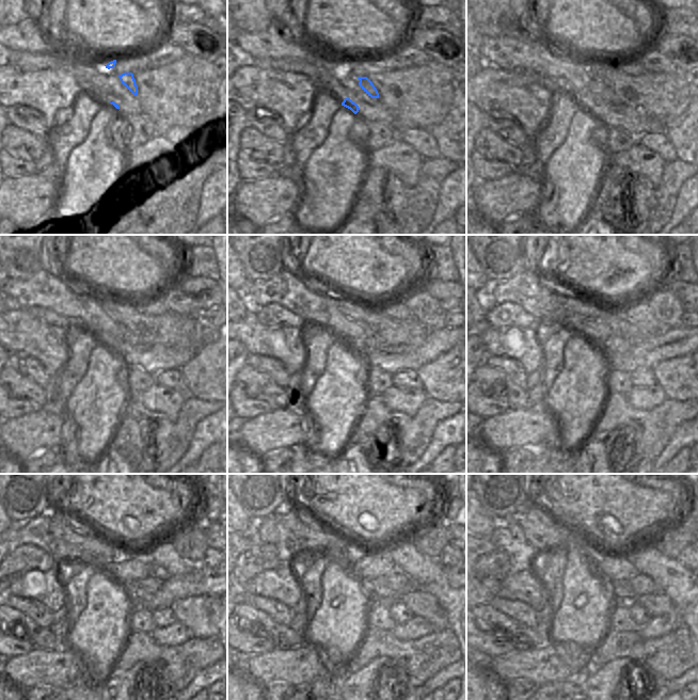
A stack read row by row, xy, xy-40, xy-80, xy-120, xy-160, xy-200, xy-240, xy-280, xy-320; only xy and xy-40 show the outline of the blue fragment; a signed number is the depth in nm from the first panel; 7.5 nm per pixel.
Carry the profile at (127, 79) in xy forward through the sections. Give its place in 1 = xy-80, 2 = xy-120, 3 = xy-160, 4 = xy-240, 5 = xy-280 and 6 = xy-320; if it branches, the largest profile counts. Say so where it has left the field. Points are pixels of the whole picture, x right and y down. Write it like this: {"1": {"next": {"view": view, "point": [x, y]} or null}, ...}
{"1": {"next": {"view": "xy-80", "point": [598, 94]}}, "2": {"next": {"view": "xy-120", "point": [114, 341]}}, "3": {"next": {"view": "xy-160", "point": [368, 341]}}, "4": {"next": {"view": "xy-240", "point": [143, 588]}}, "5": {"next": {"view": "xy-280", "point": [391, 587]}}, "6": {"next": {"view": "xy-320", "point": [629, 590]}}}

